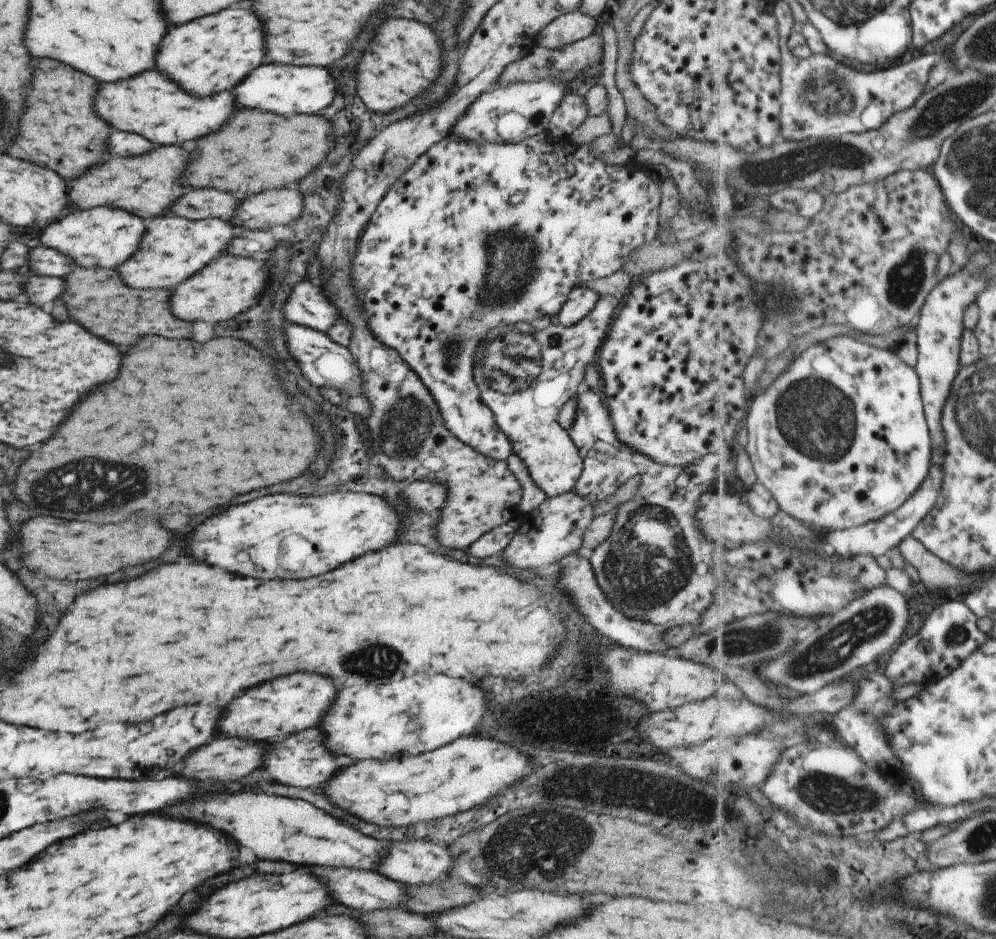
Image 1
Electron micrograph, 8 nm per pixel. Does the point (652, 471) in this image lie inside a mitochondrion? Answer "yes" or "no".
no

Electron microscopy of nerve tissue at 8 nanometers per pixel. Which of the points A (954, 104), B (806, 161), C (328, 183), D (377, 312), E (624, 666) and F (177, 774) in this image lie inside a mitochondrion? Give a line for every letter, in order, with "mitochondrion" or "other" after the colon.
A: mitochondrion
B: mitochondrion
C: other
D: other
E: mitochondrion
F: other

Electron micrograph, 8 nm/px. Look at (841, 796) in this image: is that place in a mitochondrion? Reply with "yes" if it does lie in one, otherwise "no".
yes

